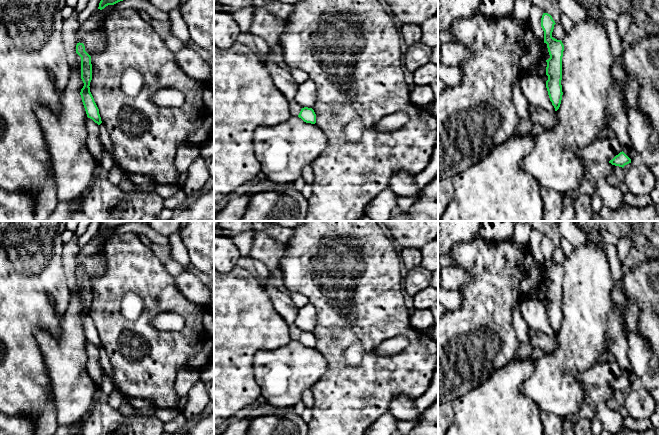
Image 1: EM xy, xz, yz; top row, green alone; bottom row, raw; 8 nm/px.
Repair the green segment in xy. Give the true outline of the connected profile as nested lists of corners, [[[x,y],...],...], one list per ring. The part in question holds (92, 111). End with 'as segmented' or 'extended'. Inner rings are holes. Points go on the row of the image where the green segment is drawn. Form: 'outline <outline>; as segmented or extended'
outline [[[77,43],[76,53],[81,57],[81,79],[84,83],[80,95],[87,114],[87,117],[100,125],[102,123],[99,109],[90,92],[90,82],[92,80],[91,56],[85,51],[83,43]]]; as segmented

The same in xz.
outline [[[308,107],[302,108],[298,117],[301,118],[306,123],[311,123],[311,124],[316,123],[316,114],[312,108]]]; as segmented

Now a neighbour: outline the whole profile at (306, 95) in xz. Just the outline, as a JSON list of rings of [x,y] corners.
[[[309,79],[303,84],[299,84],[295,101],[301,105],[302,108],[313,108],[317,98],[317,87],[314,81]]]

